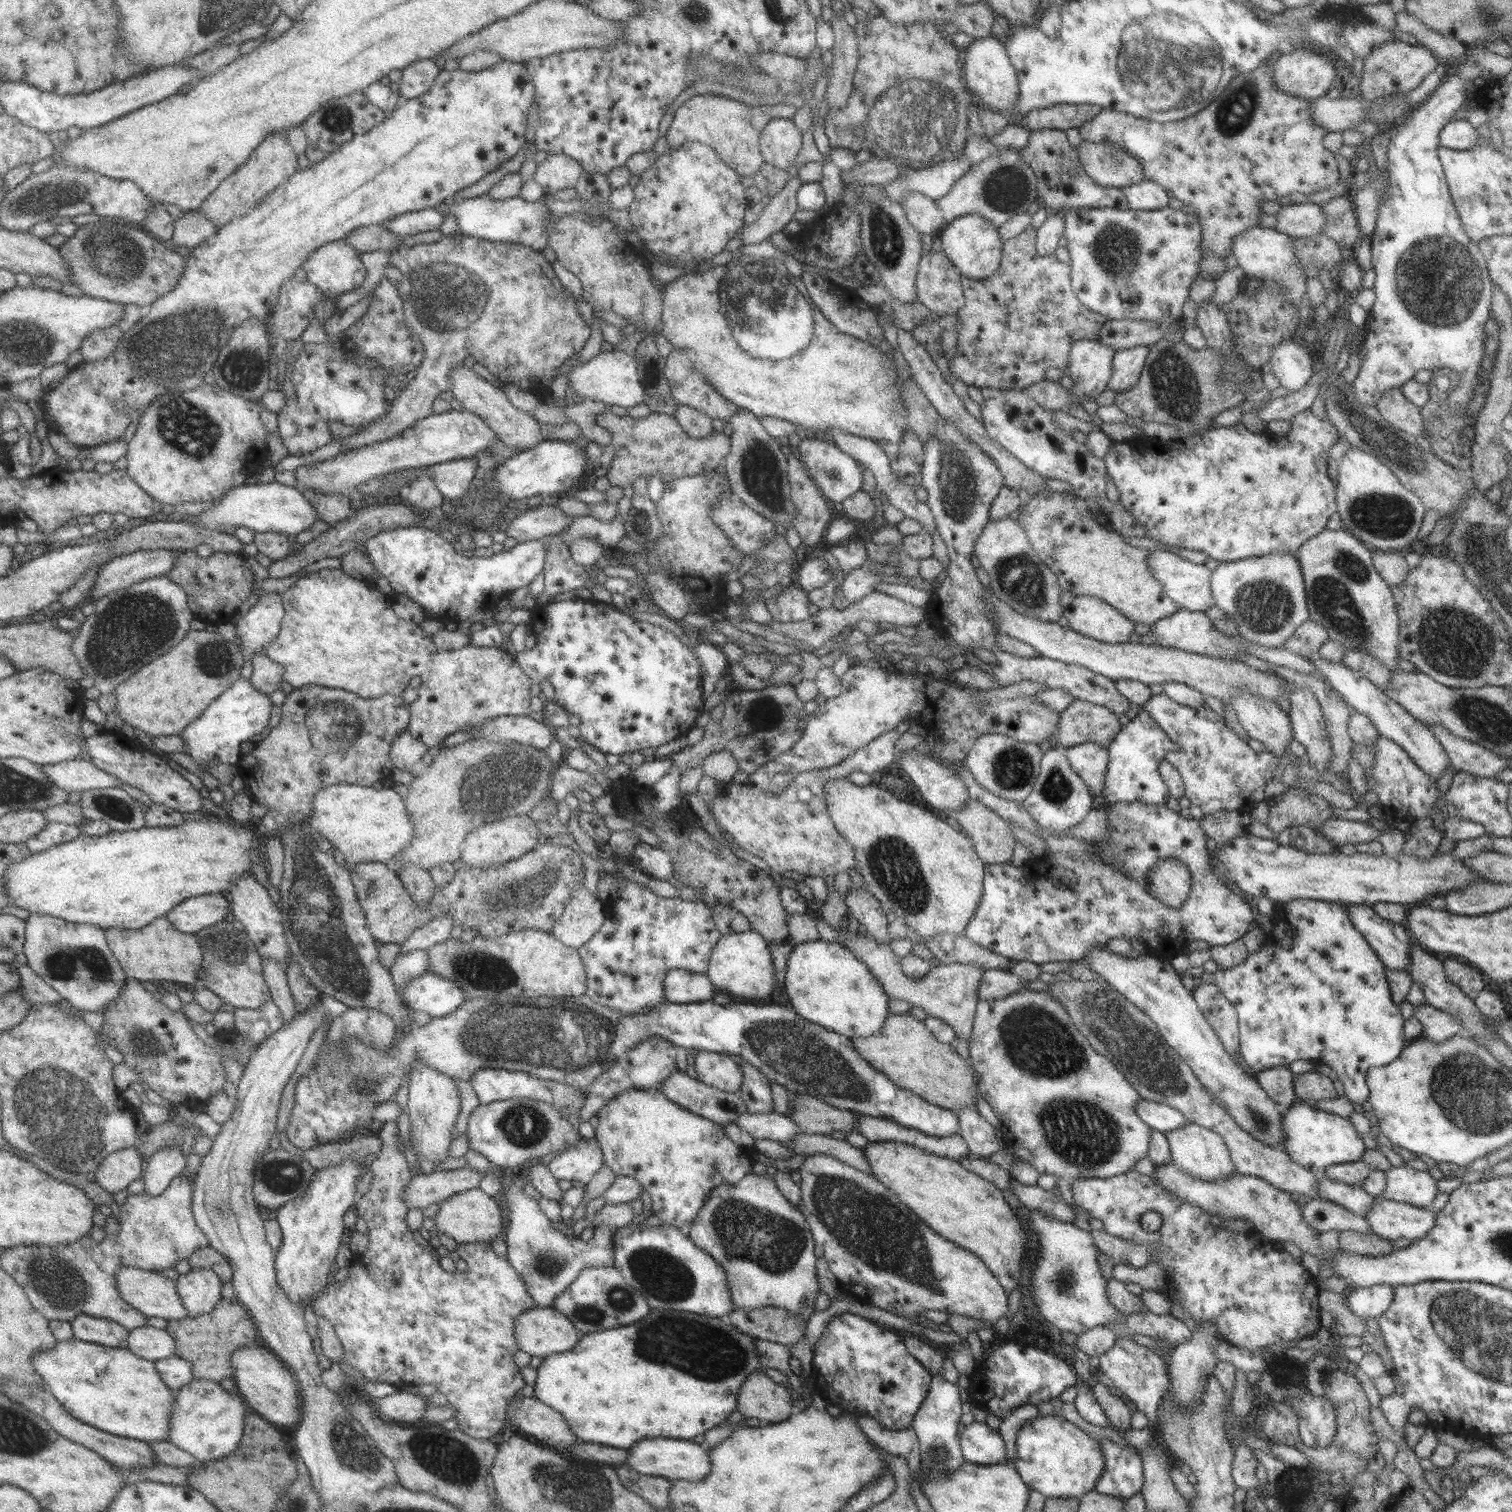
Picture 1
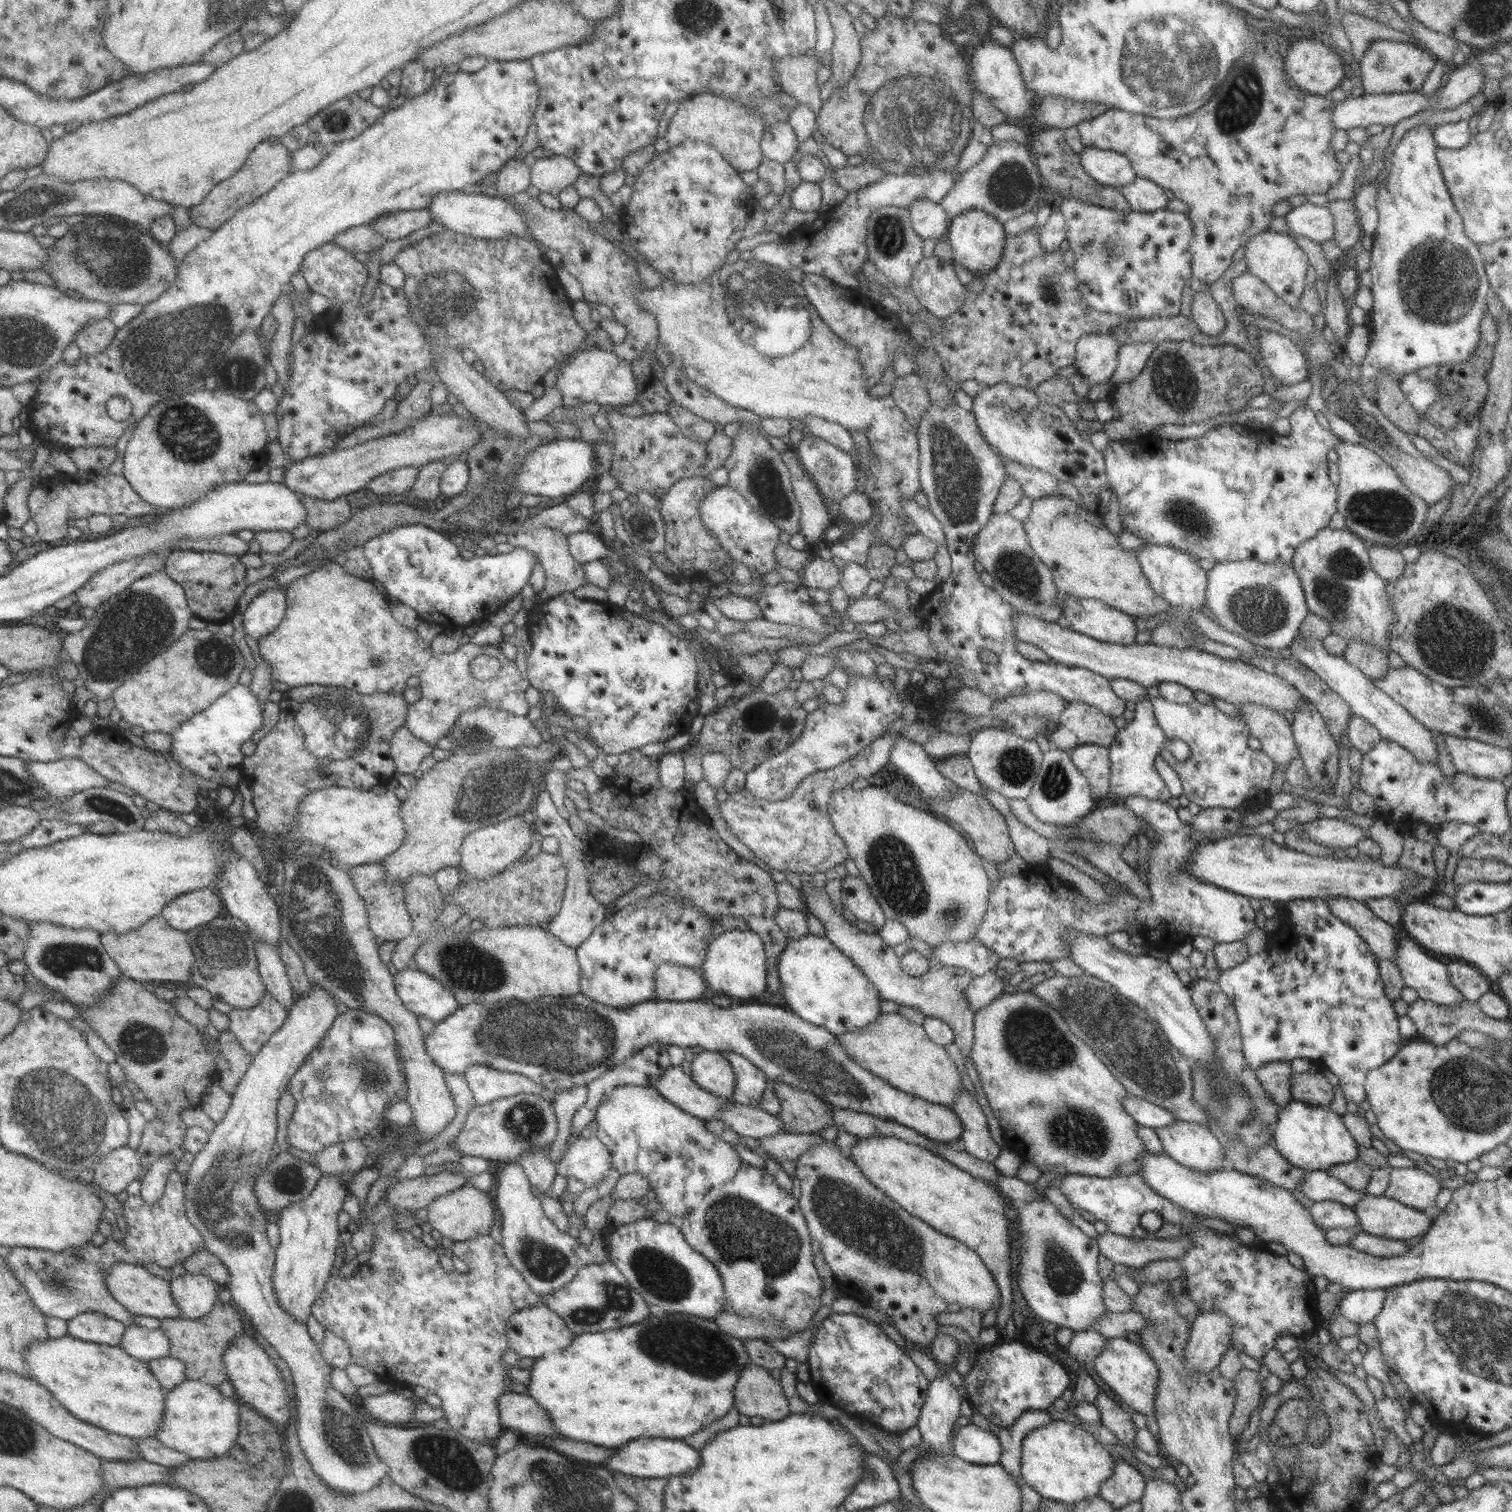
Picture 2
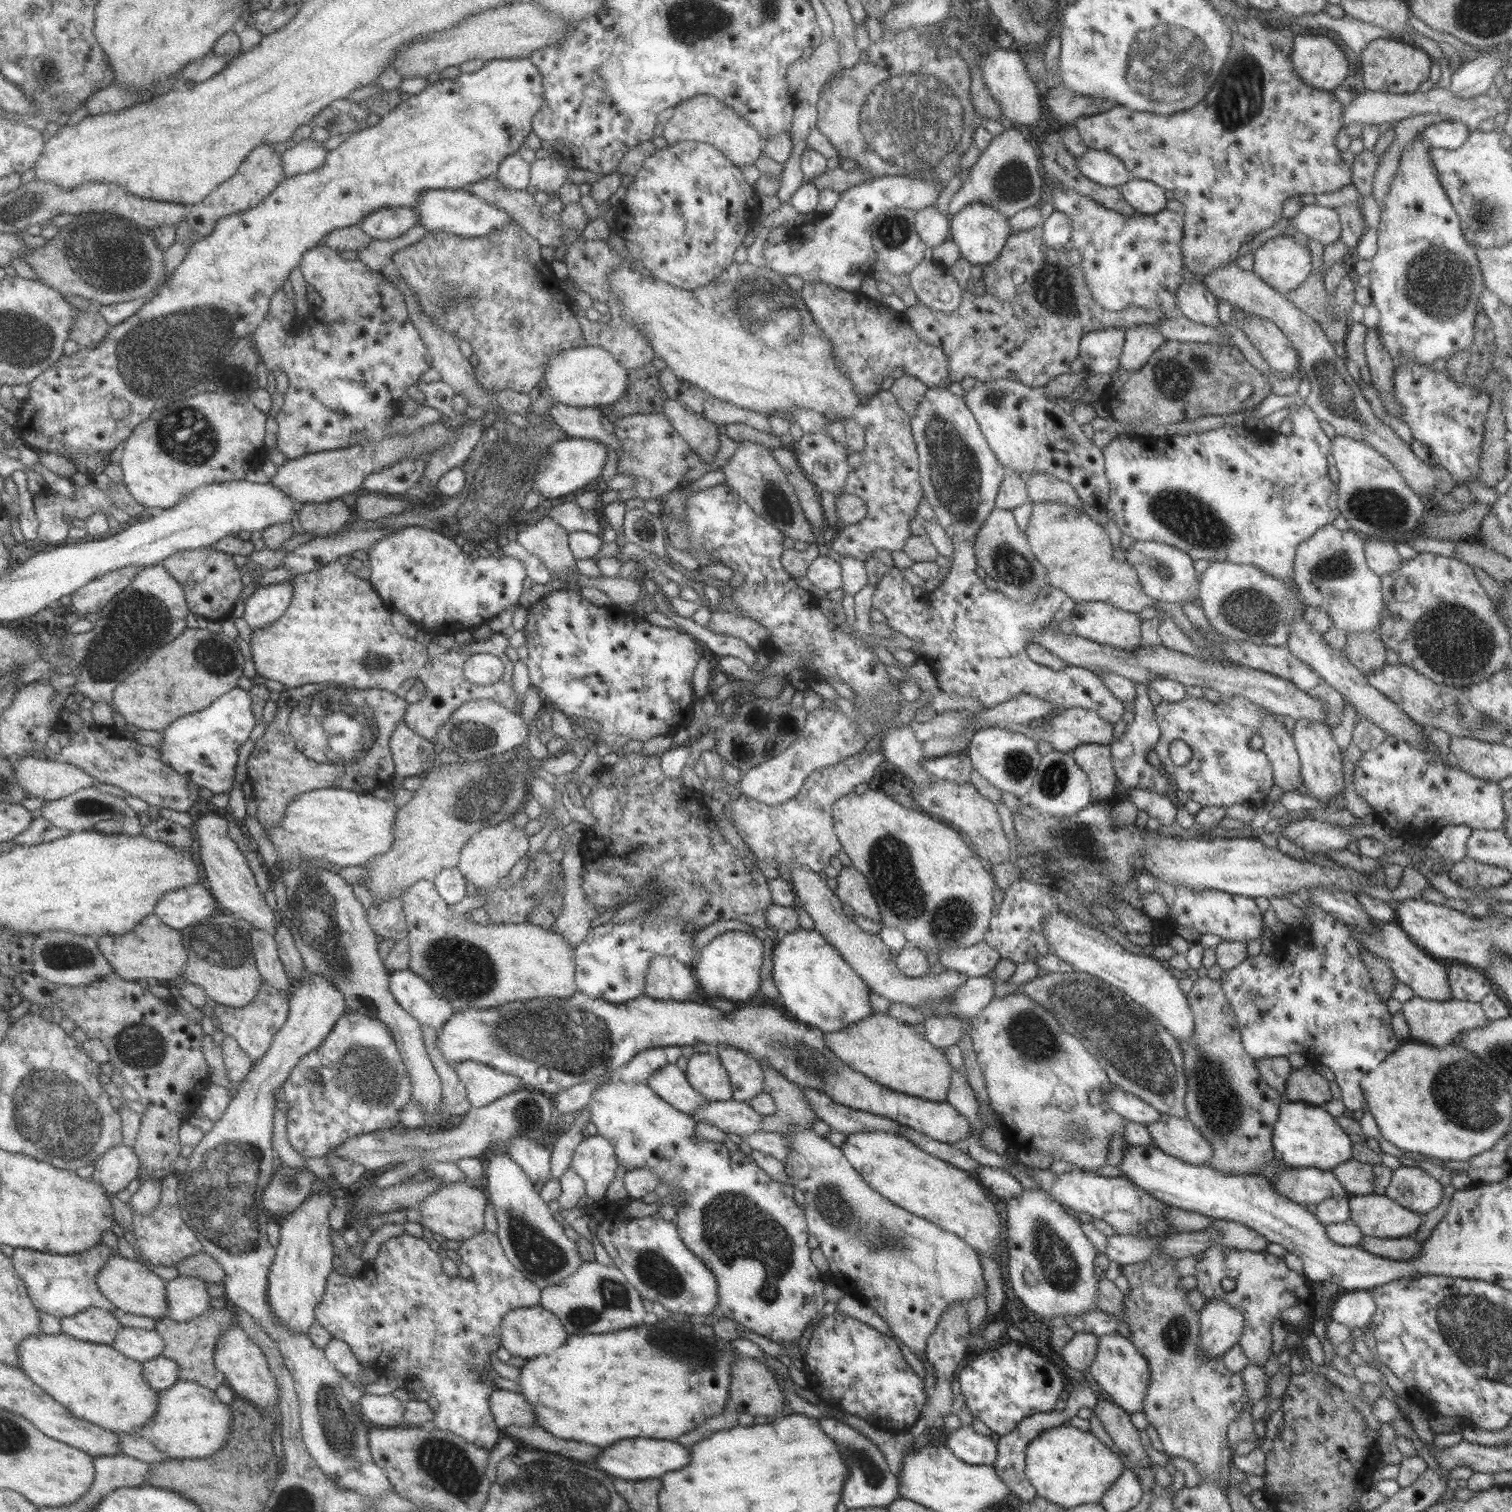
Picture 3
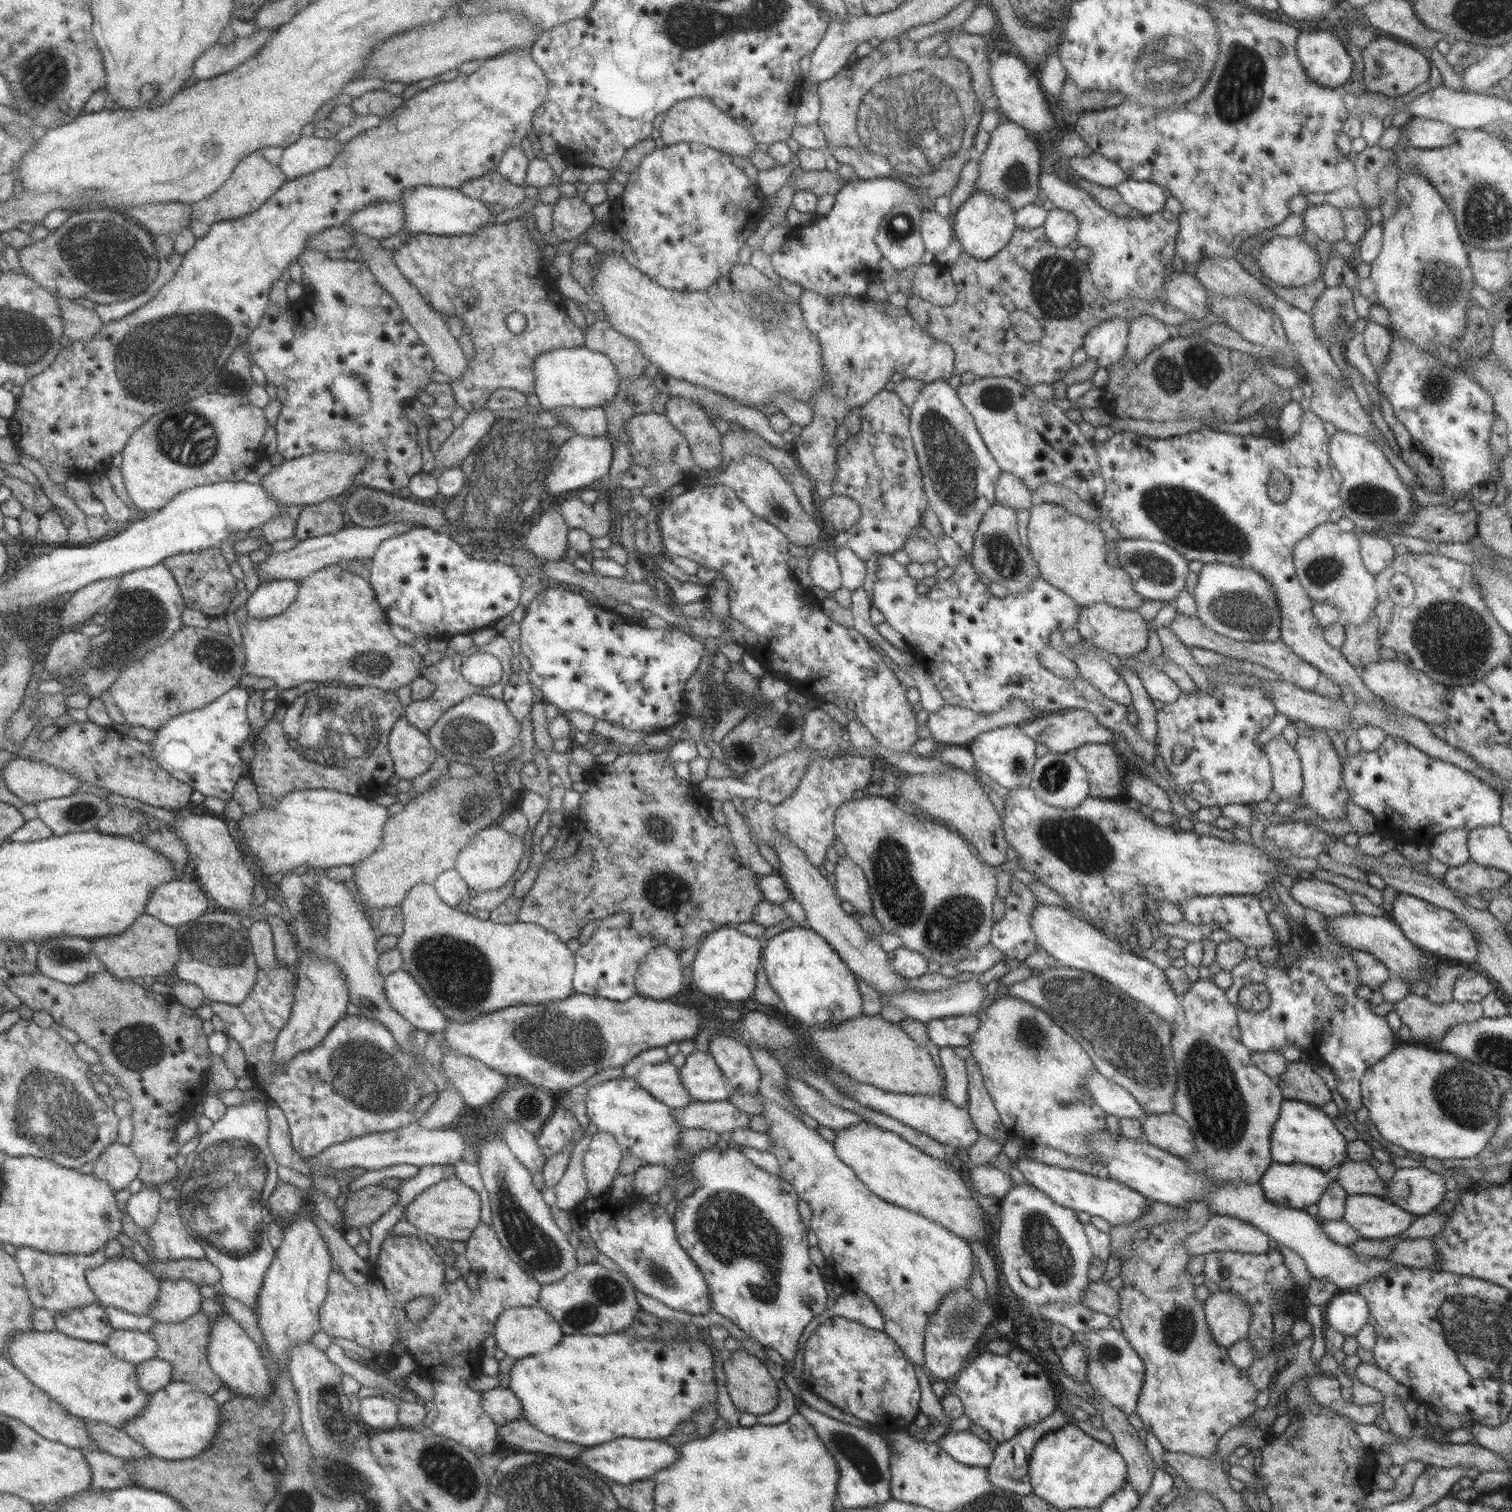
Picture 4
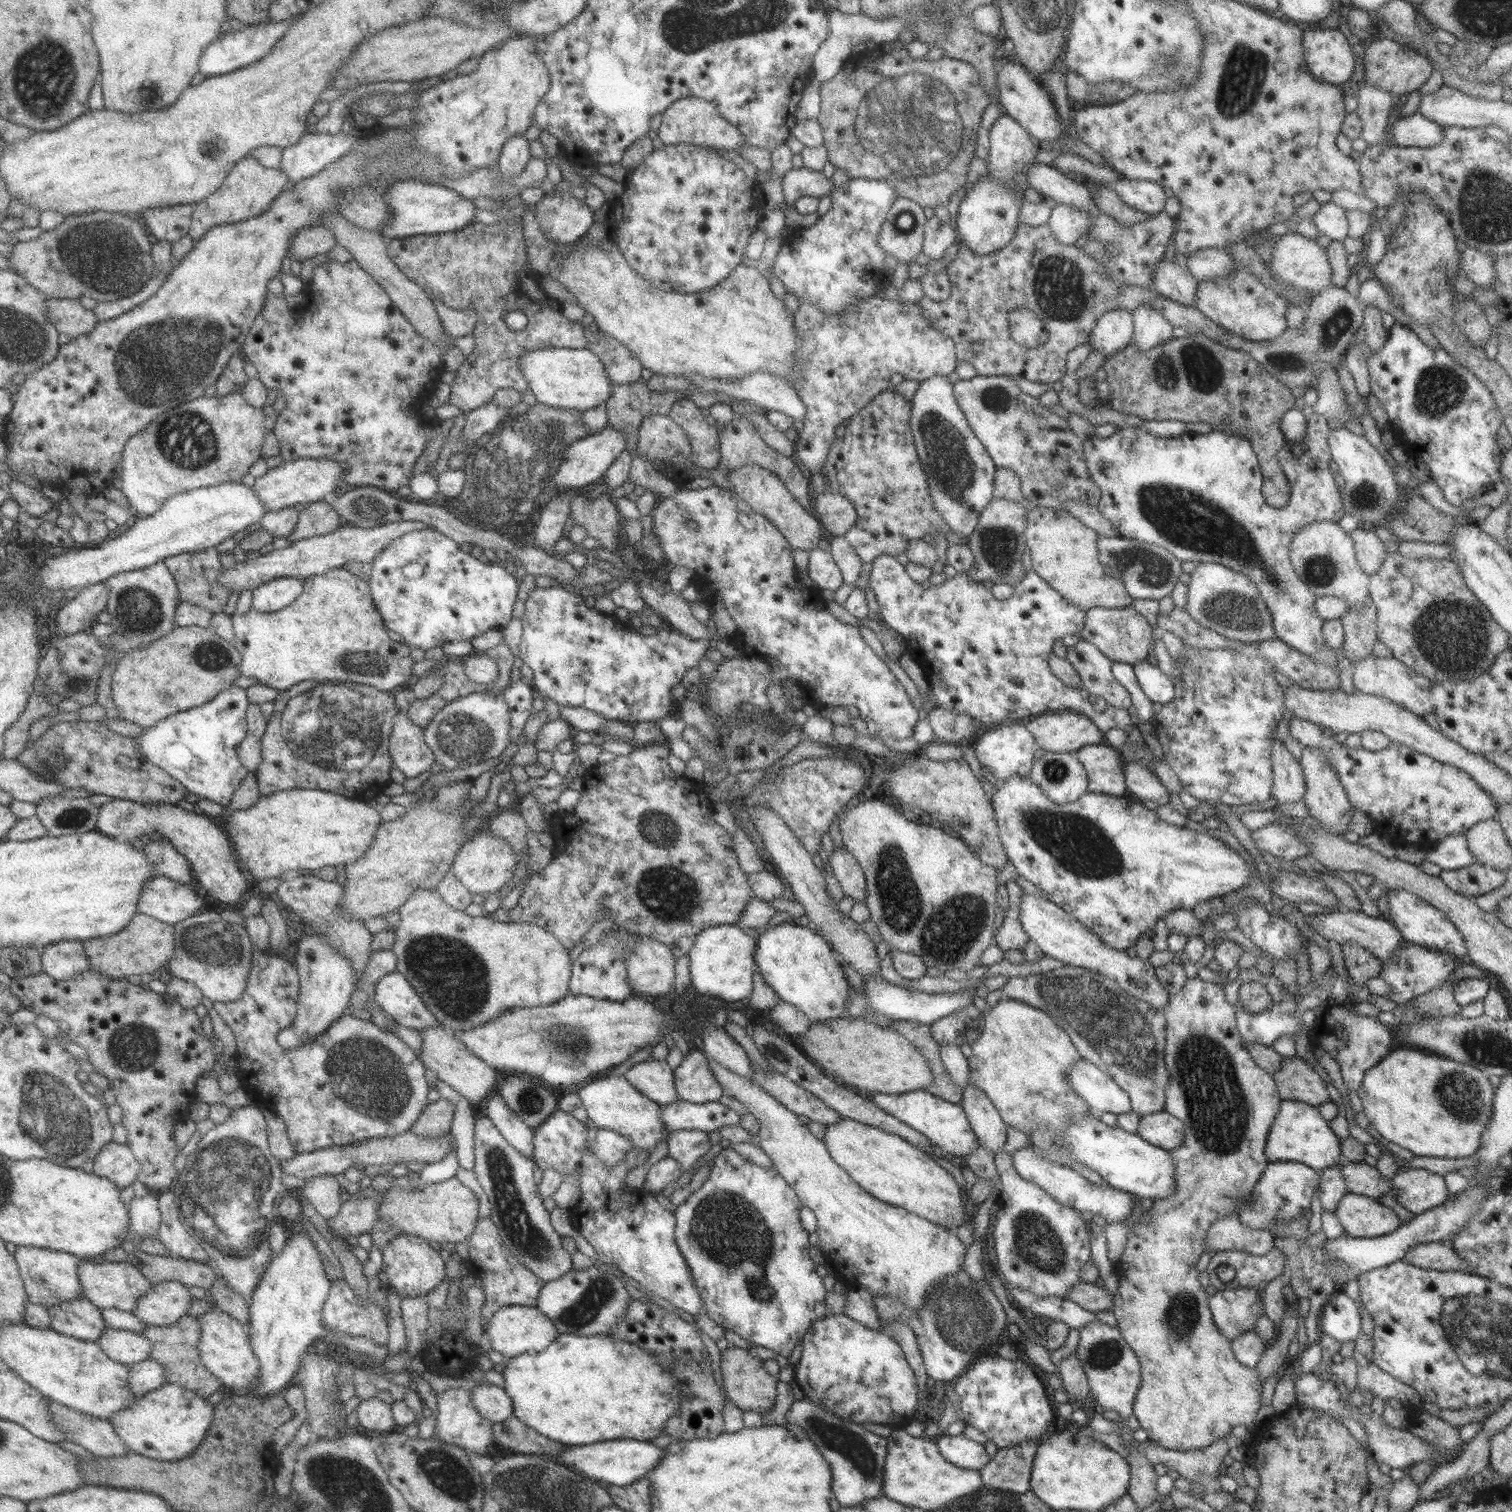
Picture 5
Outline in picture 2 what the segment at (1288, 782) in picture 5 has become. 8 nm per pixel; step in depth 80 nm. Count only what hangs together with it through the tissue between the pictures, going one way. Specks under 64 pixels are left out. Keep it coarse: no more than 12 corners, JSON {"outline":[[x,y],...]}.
{"outline":[[1260,704],[1239,705],[1249,736],[1275,769],[1298,757],[1290,724]]}

